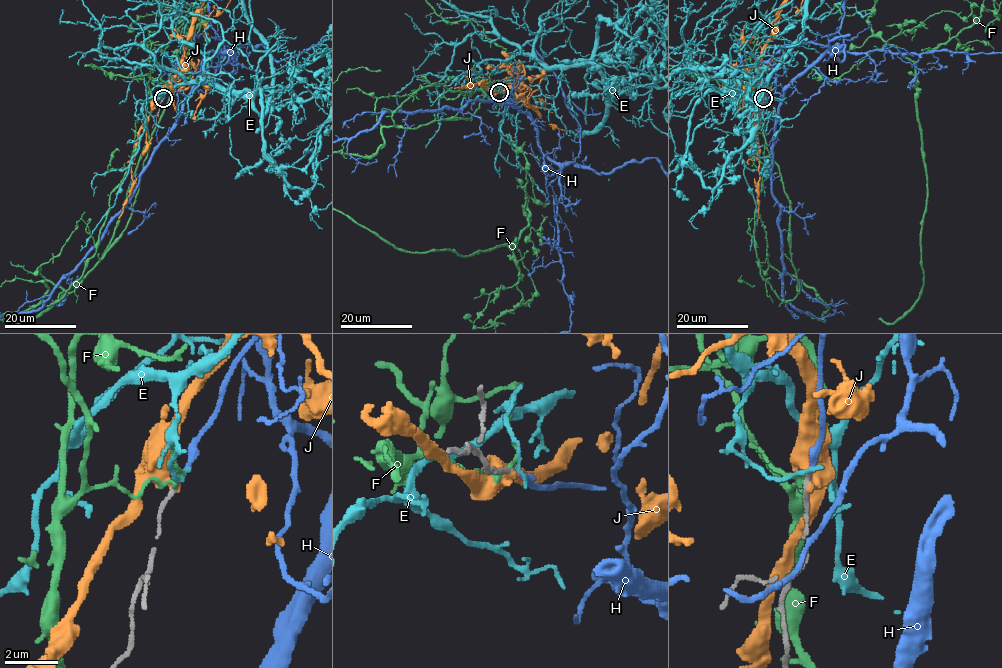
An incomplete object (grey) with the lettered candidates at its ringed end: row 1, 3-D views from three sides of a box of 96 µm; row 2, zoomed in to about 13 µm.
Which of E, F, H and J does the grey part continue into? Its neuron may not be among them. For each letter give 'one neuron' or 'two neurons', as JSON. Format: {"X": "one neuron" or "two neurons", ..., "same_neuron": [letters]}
{"E": "two neurons", "F": "two neurons", "H": "one neuron", "J": "two neurons", "same_neuron": ["H"]}

